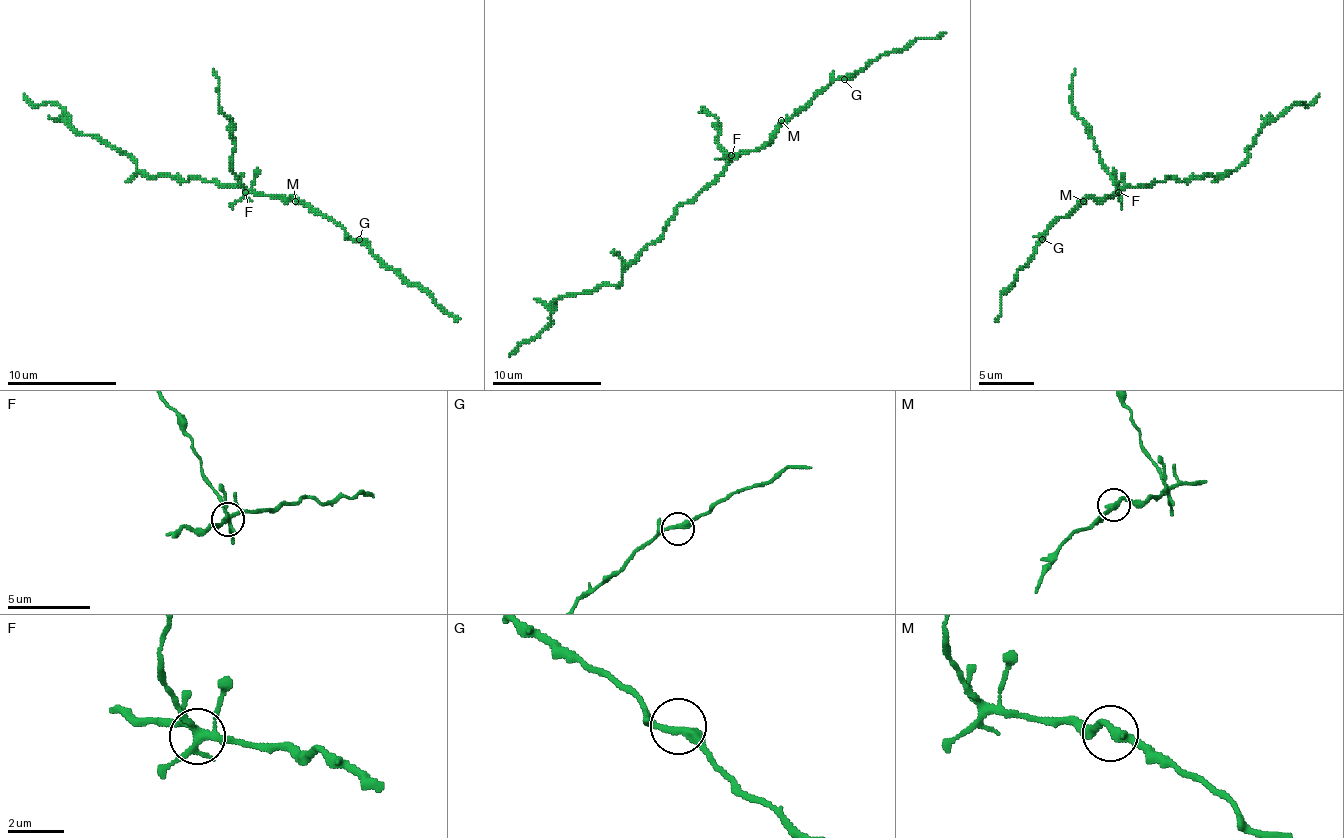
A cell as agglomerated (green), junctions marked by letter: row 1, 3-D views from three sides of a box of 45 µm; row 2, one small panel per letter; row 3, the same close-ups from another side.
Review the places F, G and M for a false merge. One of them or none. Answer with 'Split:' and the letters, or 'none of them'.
Split: F

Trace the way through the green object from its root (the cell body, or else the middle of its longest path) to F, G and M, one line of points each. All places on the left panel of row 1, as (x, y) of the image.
F: (230, 184), (246, 192)
G: (230, 184), (265, 195), (304, 201), (337, 223), (353, 239), (359, 239)
M: (230, 184), (295, 201)

